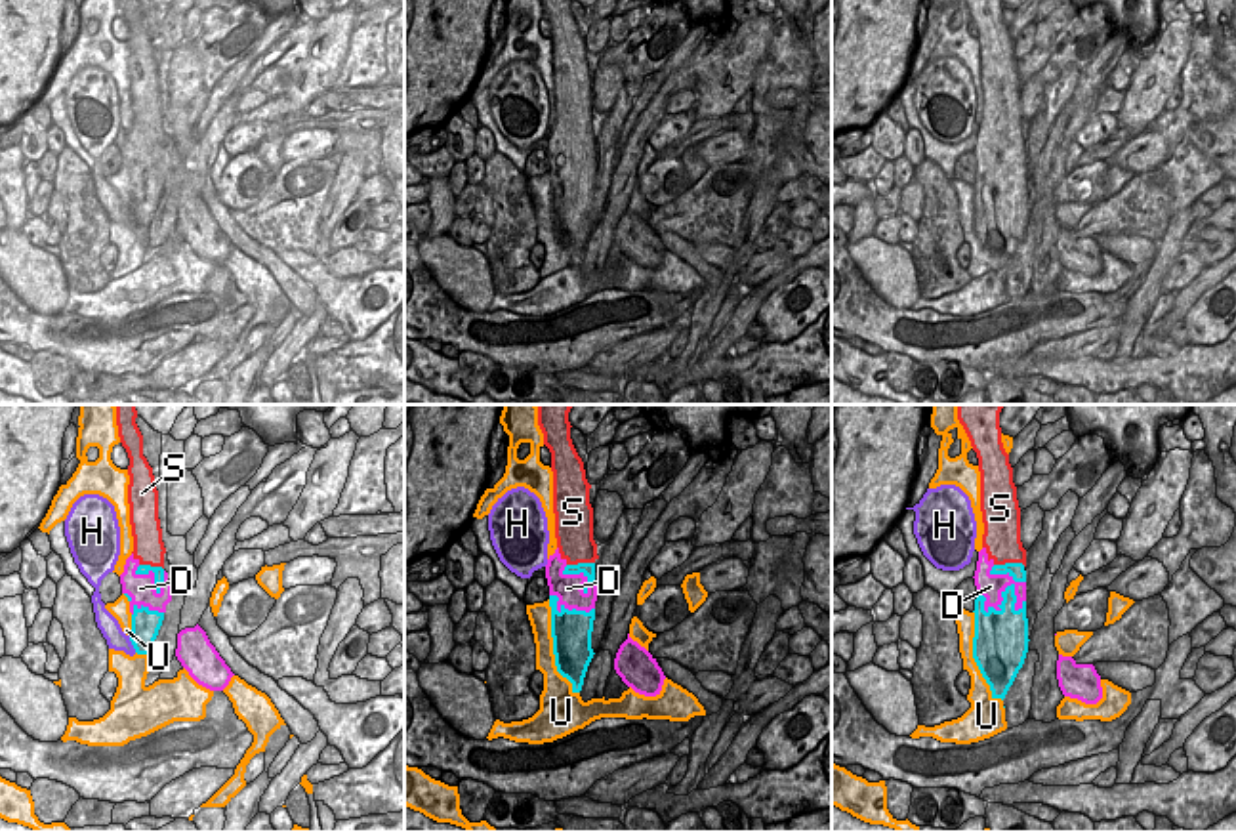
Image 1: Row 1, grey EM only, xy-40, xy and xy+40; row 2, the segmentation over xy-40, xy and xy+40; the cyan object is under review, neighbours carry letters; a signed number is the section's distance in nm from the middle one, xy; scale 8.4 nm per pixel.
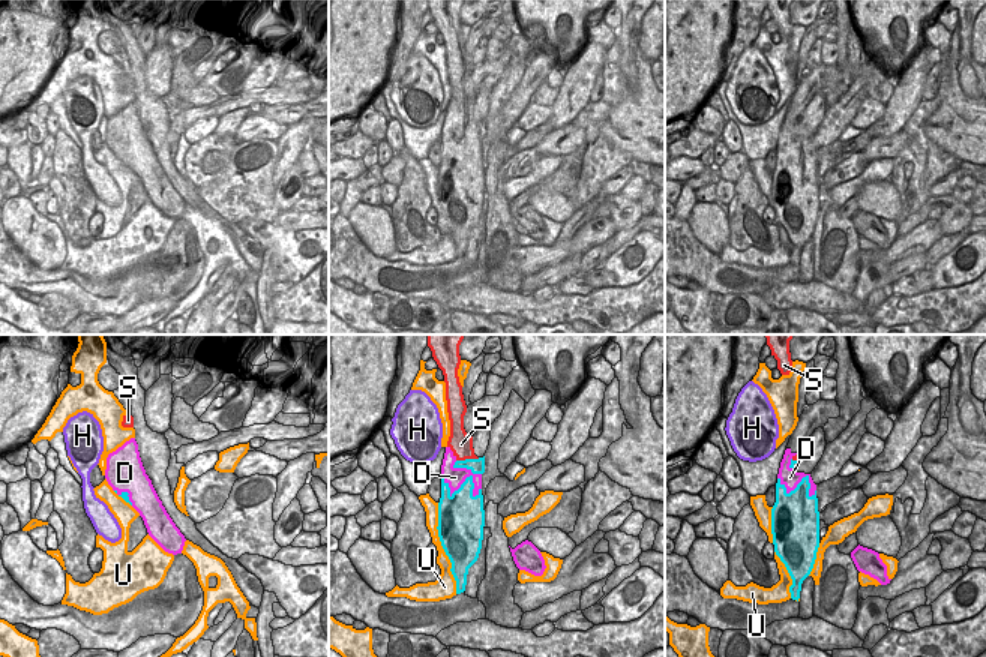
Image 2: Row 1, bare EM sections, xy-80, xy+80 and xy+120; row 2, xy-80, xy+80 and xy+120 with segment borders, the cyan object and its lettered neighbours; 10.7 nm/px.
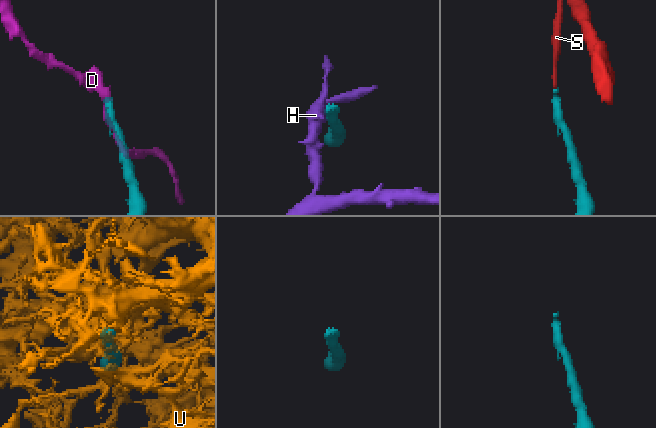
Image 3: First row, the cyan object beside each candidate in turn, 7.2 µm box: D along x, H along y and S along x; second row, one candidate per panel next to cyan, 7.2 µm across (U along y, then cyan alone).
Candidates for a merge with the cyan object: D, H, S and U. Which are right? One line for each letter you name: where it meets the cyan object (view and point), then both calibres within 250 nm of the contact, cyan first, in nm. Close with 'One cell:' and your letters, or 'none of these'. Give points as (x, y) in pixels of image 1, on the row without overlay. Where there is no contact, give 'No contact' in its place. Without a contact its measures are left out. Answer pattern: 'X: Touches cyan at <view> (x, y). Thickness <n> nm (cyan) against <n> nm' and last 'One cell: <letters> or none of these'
S: Touches cyan at xy+40 (1009, 136). Thickness 130 nm (cyan) against 320 nm
One cell: S

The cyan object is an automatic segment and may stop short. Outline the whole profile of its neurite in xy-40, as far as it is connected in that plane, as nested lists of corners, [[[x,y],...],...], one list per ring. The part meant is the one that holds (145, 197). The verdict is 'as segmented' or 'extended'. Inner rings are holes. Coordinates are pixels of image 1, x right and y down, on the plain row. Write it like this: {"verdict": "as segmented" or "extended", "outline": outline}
{"verdict": "as segmented", "outline": [[[134,177],[130,214],[137,227],[151,227],[153,216],[162,198],[164,185]]]}

